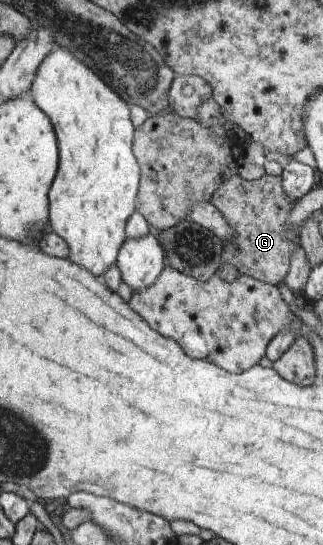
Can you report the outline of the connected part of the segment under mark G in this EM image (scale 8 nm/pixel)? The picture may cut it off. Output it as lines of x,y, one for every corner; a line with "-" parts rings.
262,175
247,181
239,176
231,176
212,195
210,202
223,214
226,222
233,228
235,235
230,241
222,241
222,264
232,265
240,275
248,275
259,281
276,285
282,281
290,266
291,252
299,244
300,227
292,229
287,226
287,216
295,202
289,200
280,187
280,175

